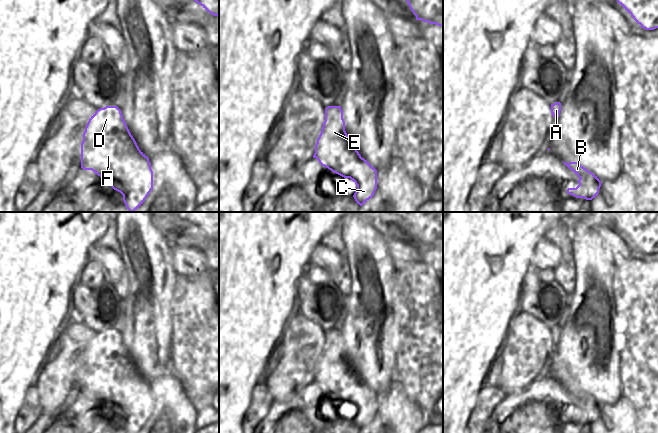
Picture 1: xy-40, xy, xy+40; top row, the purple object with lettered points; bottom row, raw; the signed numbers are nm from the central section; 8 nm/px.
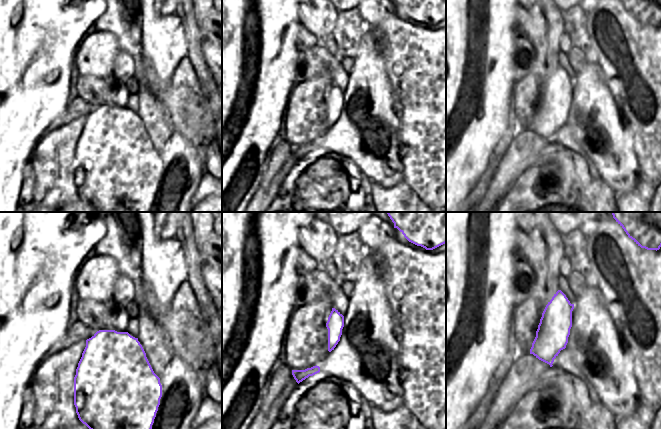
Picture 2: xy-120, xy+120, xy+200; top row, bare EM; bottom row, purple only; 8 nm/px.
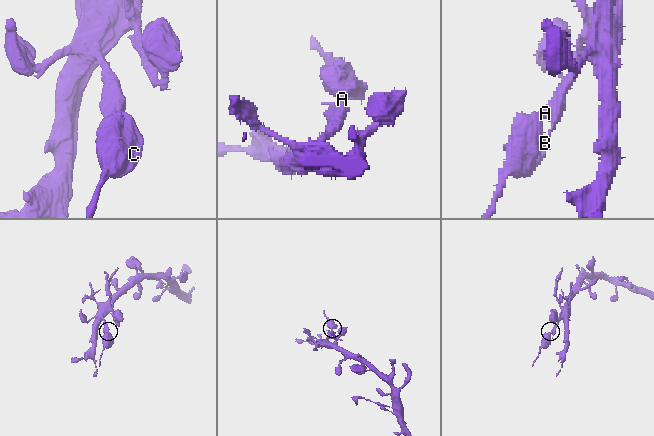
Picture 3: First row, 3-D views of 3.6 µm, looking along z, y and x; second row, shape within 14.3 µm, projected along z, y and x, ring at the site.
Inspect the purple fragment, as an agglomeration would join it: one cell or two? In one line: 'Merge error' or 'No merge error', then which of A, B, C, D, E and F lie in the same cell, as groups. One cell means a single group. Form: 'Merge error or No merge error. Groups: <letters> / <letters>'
Merge error. Groups: A / B C D E F

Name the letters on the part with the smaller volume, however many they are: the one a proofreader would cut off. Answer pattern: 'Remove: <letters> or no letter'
Remove: B, C, D, E, F

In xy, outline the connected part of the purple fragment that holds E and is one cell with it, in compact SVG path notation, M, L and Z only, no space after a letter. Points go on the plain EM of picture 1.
M341 330L325 332L325 345L313 382L332 396L350 402L357 409L353 421L360 430L373 421L377 413L377 394L361 381L351 367L345 355Z

